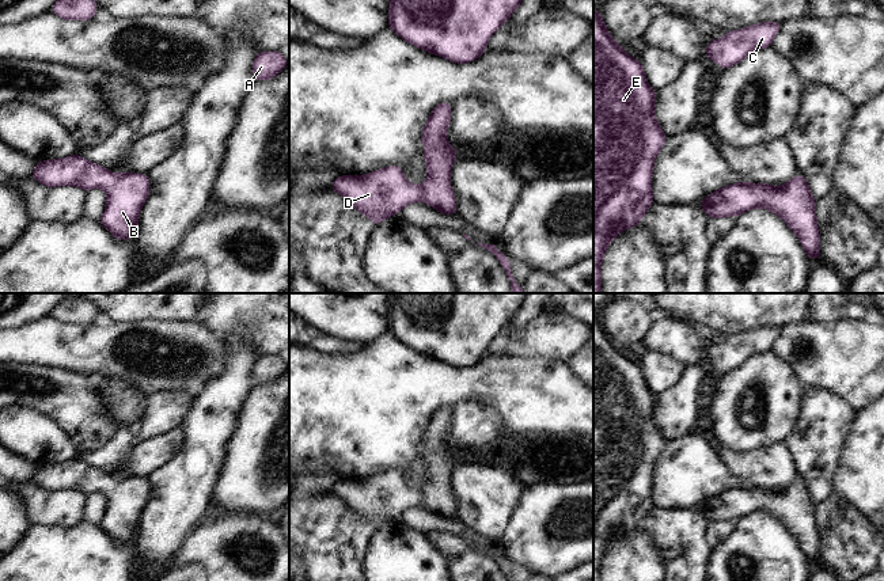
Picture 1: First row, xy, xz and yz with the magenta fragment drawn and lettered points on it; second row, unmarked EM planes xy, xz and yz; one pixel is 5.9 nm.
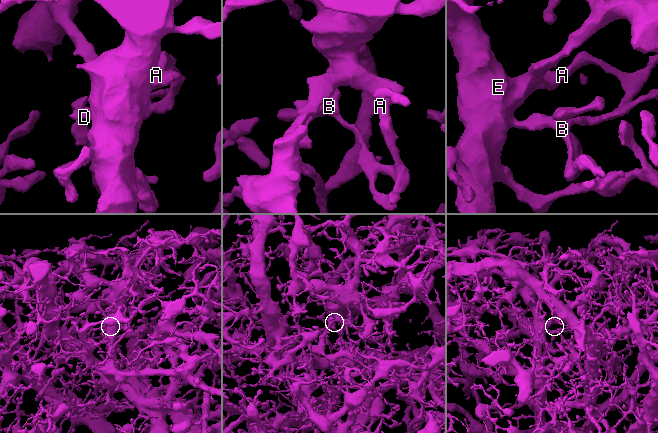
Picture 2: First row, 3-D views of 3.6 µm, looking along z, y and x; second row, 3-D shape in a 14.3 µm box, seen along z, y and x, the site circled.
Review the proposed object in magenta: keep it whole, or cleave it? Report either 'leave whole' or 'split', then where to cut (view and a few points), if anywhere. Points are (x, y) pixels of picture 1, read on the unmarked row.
leave whole; no cut

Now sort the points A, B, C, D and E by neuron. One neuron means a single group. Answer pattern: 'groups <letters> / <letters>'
groups A B C D E

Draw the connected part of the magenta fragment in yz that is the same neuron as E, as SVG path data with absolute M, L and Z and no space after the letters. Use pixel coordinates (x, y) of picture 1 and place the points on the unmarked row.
M593 312L593 581L600 581L602 563L611 544L622 535L640 528L649 510L655 506L652 498L653 467L667 441L655 421L657 396L649 390L644 380L641 365L625 357L622 349L618 349L608 337L603 320Z

